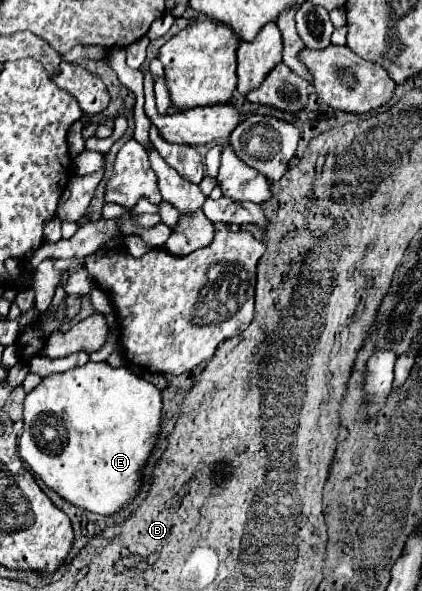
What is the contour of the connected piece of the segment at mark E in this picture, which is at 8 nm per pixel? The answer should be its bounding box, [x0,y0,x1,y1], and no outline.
[19,361,161,515]

